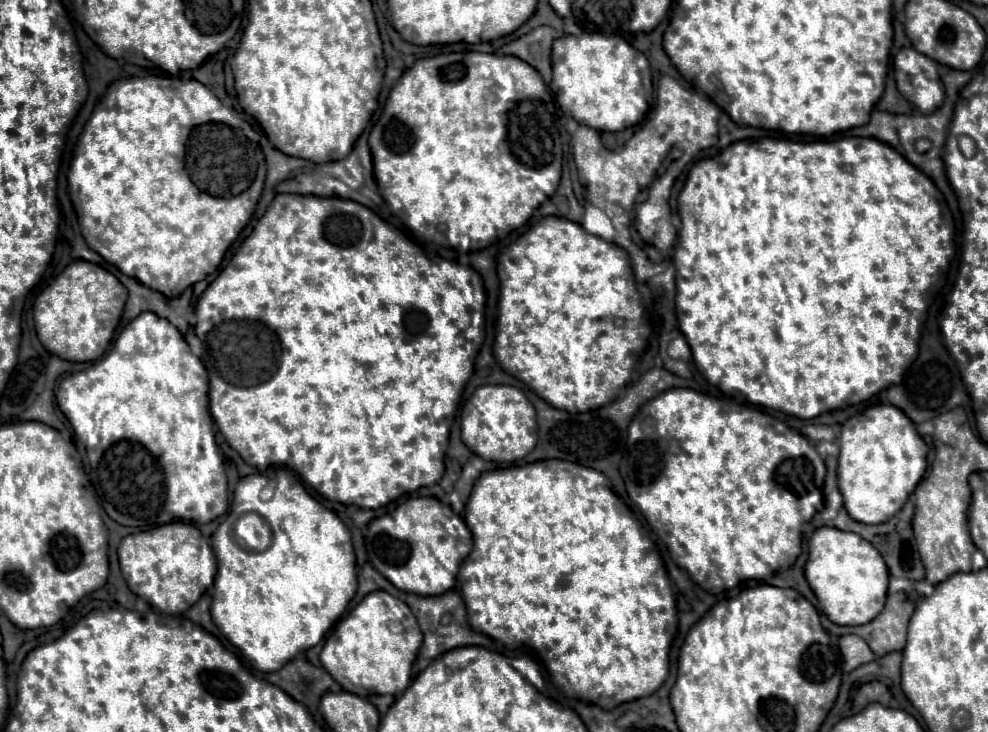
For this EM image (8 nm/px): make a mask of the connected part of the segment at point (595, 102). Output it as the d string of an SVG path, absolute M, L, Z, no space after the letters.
M602 33L564 35L552 47L552 89L560 109L598 131L624 131L642 121L652 101L652 75L646 73L646 57L622 37L606 37Z

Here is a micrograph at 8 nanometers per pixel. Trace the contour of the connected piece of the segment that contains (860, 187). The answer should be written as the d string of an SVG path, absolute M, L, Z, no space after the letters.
M848 137L848 139L840 139L840 141L814 141L814 143L794 143L794 141L784 141L784 139L752 139L752 141L736 141L730 147L726 147L720 155L716 157L708 157L693 163L688 171L685 185L682 193L678 195L678 215L681 219L682 226L677 230L677 240L675 246L668 257L676 269L678 269L678 277L676 277L676 317L680 323L680 331L684 333L690 349L692 349L692 357L694 363L698 367L700 373L704 373L704 377L716 386L725 396L741 400L749 405L762 405L768 409L776 409L788 415L794 415L798 419L812 419L816 415L820 415L822 411L832 411L832 409L841 409L847 406L853 406L870 399L872 395L880 393L880 391L888 388L894 383L900 383L907 368L913 363L918 355L918 337L920 337L920 327L926 319L926 301L924 295L932 285L932 275L936 275L940 271L940 267L946 267L948 261L954 255L954 245L952 245L952 234L954 234L954 223L952 214L944 203L944 199L938 195L938 189L934 185L932 191L932 179L928 175L924 175L920 169L916 169L912 163L908 163L900 153L896 153L896 149L892 149L890 145L878 141L878 139L870 139L870 137Z

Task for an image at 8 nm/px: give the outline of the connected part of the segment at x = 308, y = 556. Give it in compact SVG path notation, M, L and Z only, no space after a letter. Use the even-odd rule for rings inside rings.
M278 468L271 478L262 473L248 475L236 485L232 511L212 535L212 551L218 561L214 603L210 607L212 619L226 639L234 643L258 671L278 671L296 653L318 645L346 613L346 607L356 593L356 557L348 529L306 491L298 477L284 468ZM250 511L262 515L272 529L272 545L266 551L246 551L234 541L232 531L236 519Z

